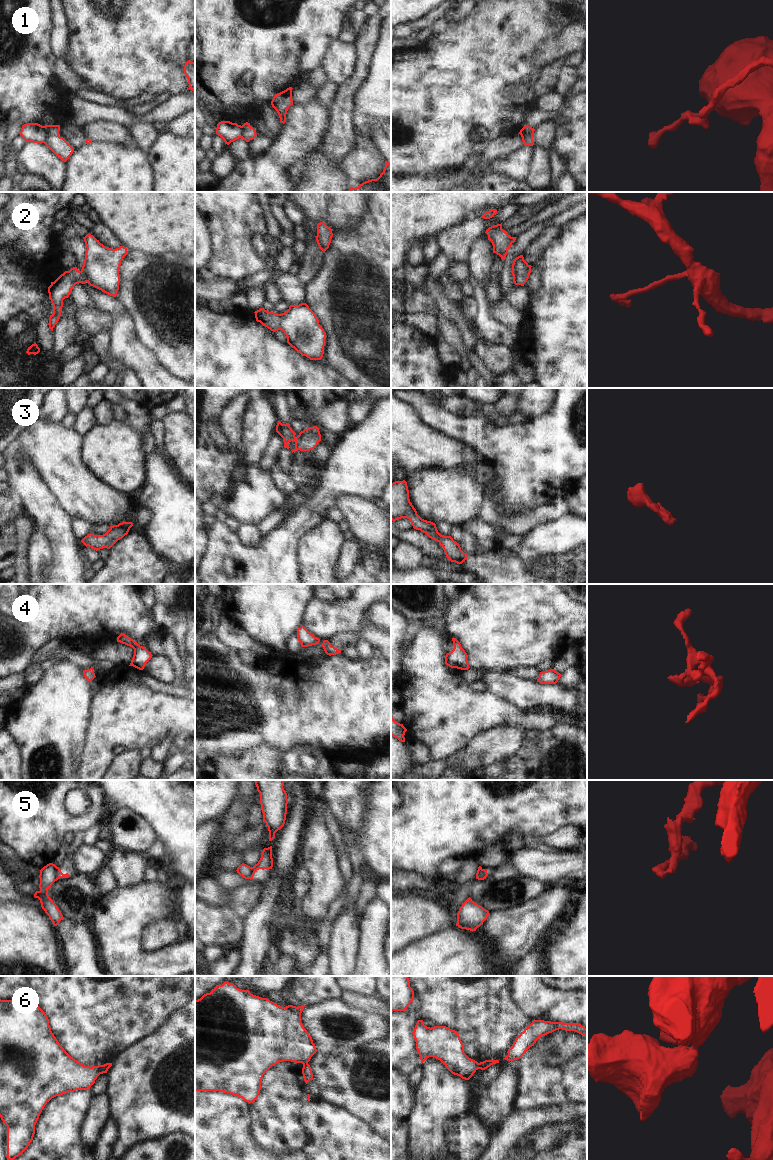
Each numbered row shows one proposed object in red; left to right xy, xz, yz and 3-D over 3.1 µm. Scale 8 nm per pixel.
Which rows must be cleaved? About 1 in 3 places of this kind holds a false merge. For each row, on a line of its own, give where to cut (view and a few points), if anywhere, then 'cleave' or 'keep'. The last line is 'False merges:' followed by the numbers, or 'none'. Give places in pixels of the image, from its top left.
1: cut in xy along (43, 126), (45, 132), (44, 142); cleave
2: no cut; keep
3: no cut; keep
4: no cut; keep
5: cut in xy along (56, 867), (58, 878); cleave
6: cut in yz along (478, 1063), (480, 1068); cleave
False merges: 1, 5, 6

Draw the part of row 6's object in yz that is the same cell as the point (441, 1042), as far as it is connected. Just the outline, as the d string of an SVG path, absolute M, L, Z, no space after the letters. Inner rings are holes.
M418 1020L413 1029L421 1064L429 1057L440 1060L454 1075L469 1080L480 1069L479 1063L464 1053L464 1045L457 1031L446 1026L427 1027Z

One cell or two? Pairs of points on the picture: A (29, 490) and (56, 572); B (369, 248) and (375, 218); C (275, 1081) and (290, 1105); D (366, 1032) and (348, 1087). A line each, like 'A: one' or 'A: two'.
A: one
B: one
C: one
D: two

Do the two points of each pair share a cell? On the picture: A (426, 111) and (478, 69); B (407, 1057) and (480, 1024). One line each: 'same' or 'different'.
A: same
B: same

